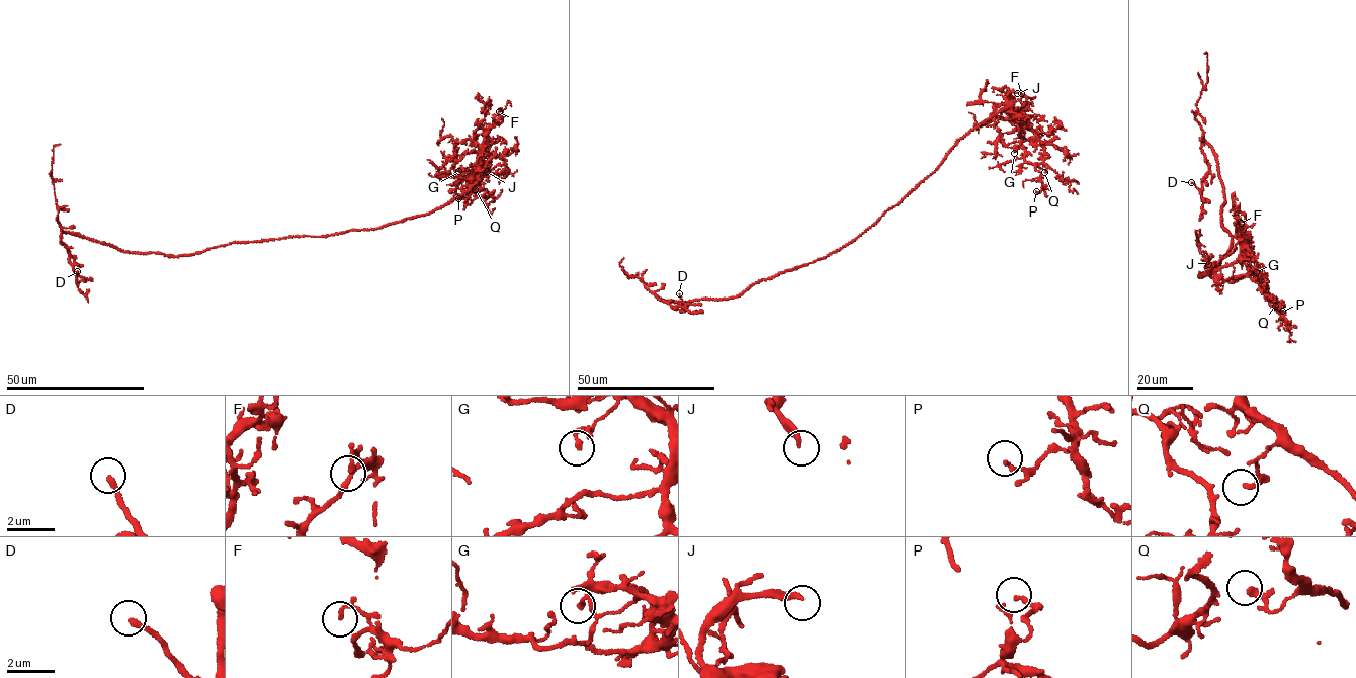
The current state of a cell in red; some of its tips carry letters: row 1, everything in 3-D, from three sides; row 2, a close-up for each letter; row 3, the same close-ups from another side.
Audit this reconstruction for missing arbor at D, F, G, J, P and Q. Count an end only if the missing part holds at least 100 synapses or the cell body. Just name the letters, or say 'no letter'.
J

